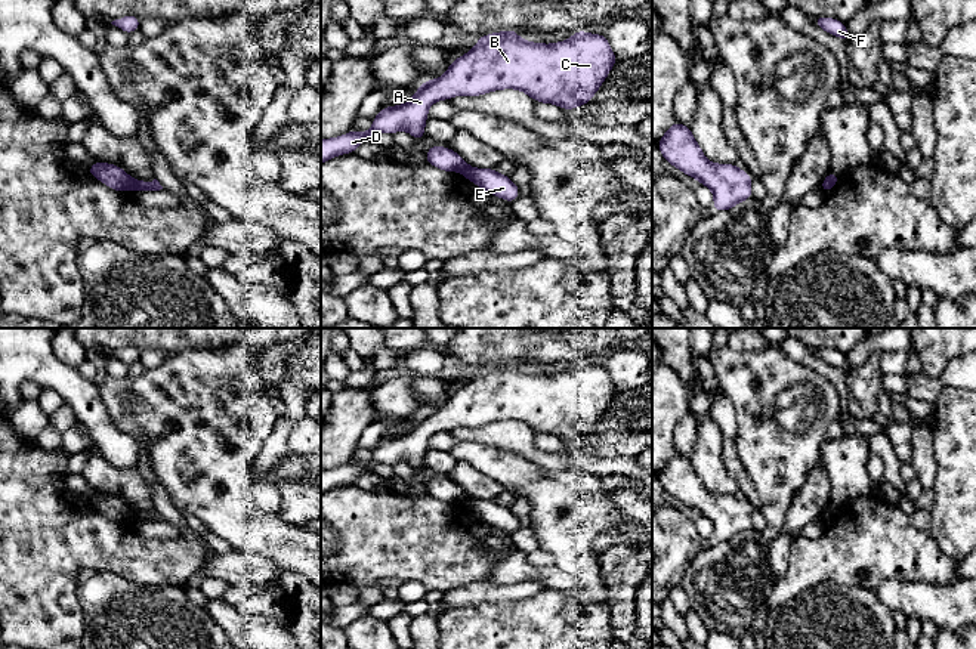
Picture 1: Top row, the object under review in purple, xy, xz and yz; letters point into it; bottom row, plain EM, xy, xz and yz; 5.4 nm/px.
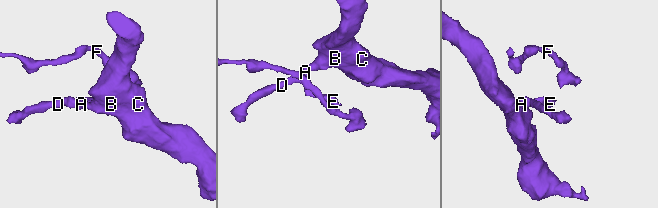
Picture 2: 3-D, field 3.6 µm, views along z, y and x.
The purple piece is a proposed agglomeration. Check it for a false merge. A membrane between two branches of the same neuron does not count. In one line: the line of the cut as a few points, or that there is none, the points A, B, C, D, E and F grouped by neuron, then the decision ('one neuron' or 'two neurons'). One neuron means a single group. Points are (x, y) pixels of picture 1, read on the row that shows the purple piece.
cut in xy along (130, 179), (133, 189); A B C D / E F; two neurons

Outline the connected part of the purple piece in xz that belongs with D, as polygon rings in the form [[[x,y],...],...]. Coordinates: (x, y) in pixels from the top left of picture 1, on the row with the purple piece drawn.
[[[507,30],[478,37],[478,44],[453,61],[447,72],[420,84],[404,105],[383,106],[368,132],[352,130],[321,140],[321,164],[340,154],[352,154],[376,133],[407,130],[421,140],[427,109],[436,101],[479,96],[501,89],[518,89],[535,102],[574,109],[592,101],[618,61],[603,34],[575,31],[566,41],[529,43]]]

